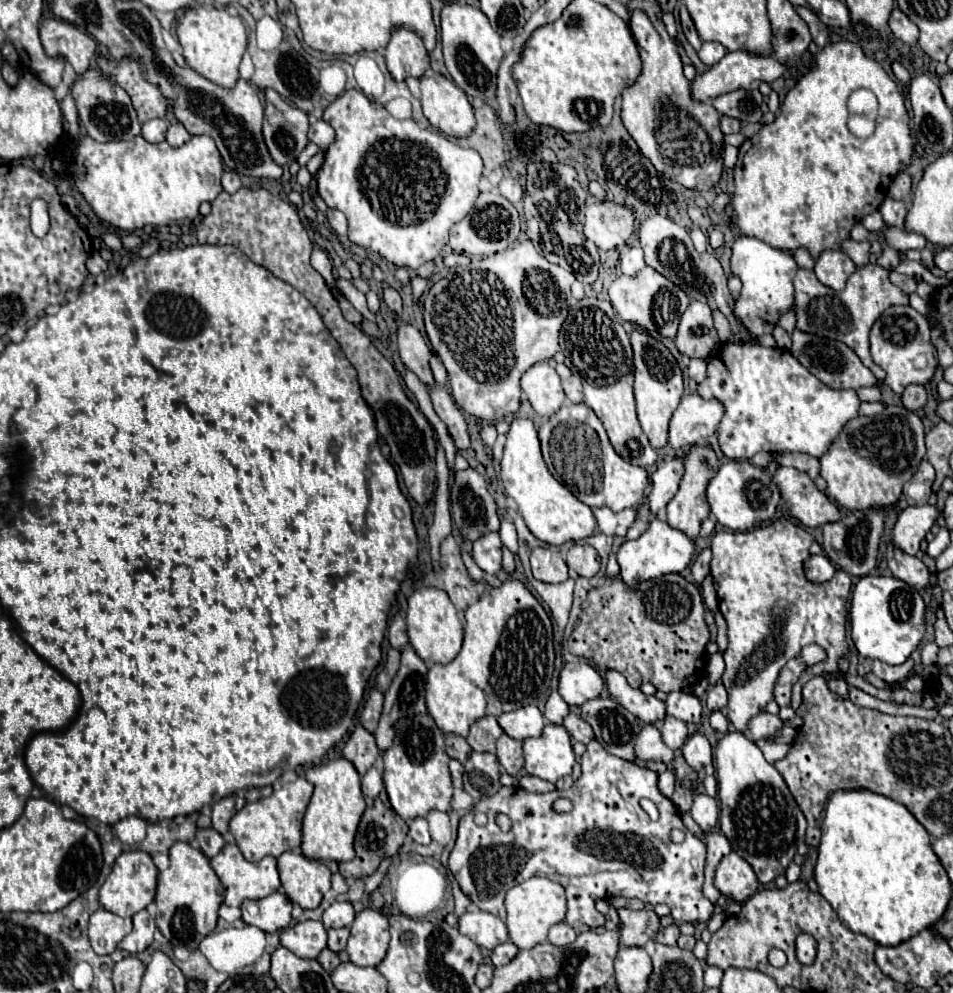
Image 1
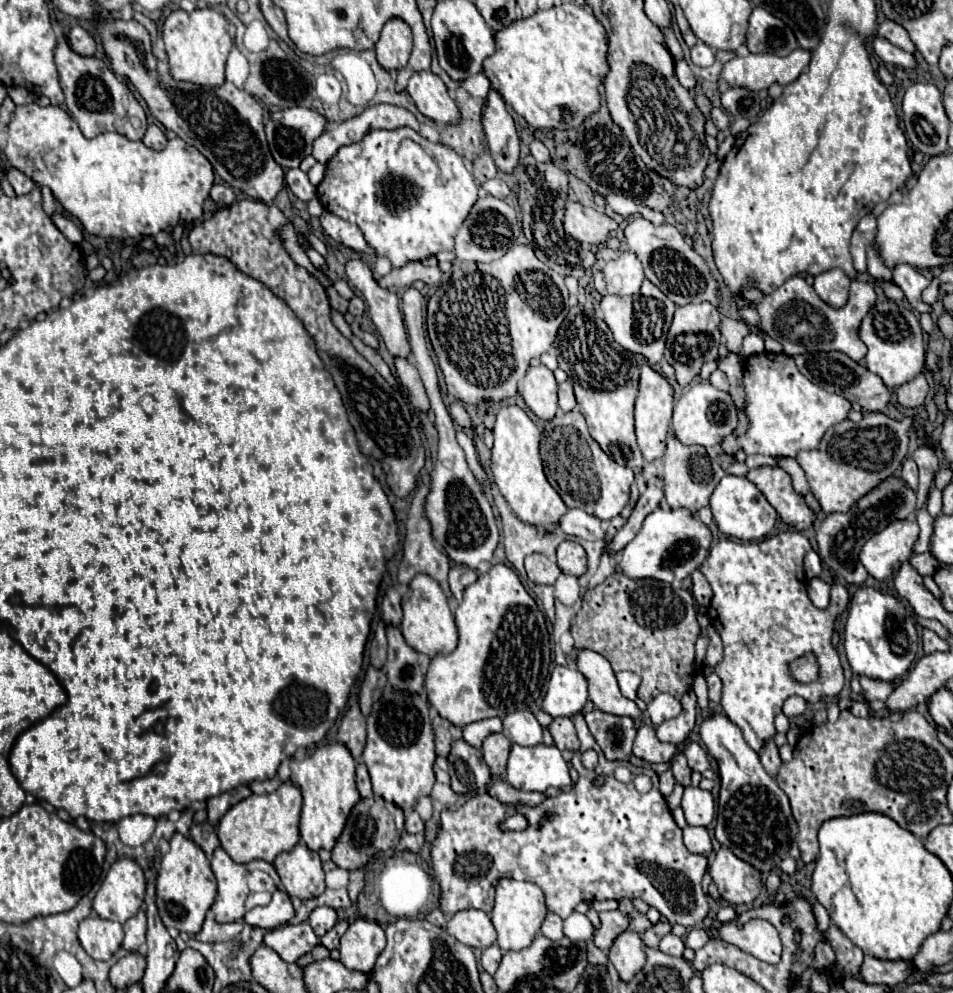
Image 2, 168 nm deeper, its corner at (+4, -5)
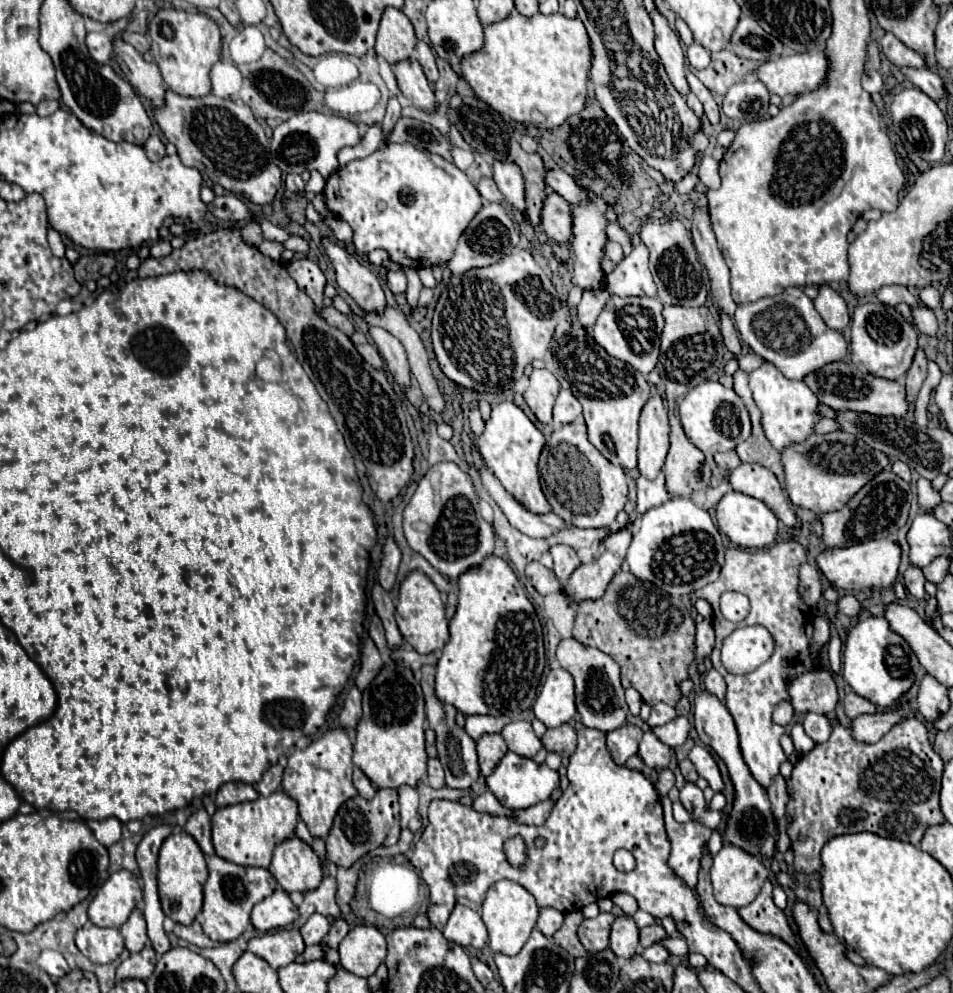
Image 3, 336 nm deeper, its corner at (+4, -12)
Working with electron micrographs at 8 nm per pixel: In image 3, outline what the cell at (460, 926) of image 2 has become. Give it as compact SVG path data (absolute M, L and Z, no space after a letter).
M456 905L444 927L444 937L464 949L484 949L488 943L488 929L476 911Z

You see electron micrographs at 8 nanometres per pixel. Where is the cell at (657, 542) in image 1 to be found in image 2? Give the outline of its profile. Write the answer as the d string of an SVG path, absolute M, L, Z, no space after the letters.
M656 508L648 514L642 522L640 532L634 540L622 550L622 570L626 576L638 578L656 578L664 582L684 580L694 570L704 564L712 546L712 532L710 528L688 508Z

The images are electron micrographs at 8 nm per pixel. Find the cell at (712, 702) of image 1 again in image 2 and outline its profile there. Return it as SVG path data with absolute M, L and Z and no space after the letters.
M712 672L706 676L706 684L708 684L708 696L712 702L720 702L720 692L722 692L722 680Z

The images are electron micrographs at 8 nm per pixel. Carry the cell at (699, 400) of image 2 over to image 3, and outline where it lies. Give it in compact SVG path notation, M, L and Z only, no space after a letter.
M718 381L696 385L680 403L680 421L686 437L704 453L730 451L750 435L750 417L742 399L734 389L722 387Z

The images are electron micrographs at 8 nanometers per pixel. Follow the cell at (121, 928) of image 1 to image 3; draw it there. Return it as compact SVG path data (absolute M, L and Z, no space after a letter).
M90 925L78 929L76 947L92 963L112 963L124 951L124 939L118 929Z

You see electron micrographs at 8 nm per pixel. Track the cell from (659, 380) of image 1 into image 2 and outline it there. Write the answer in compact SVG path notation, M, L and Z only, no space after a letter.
M642 364L640 368L640 392L636 398L636 436L638 446L646 462L654 462L664 456L666 450L666 434L672 420L672 394L674 390L666 382L666 378L658 372L654 372L648 364Z

